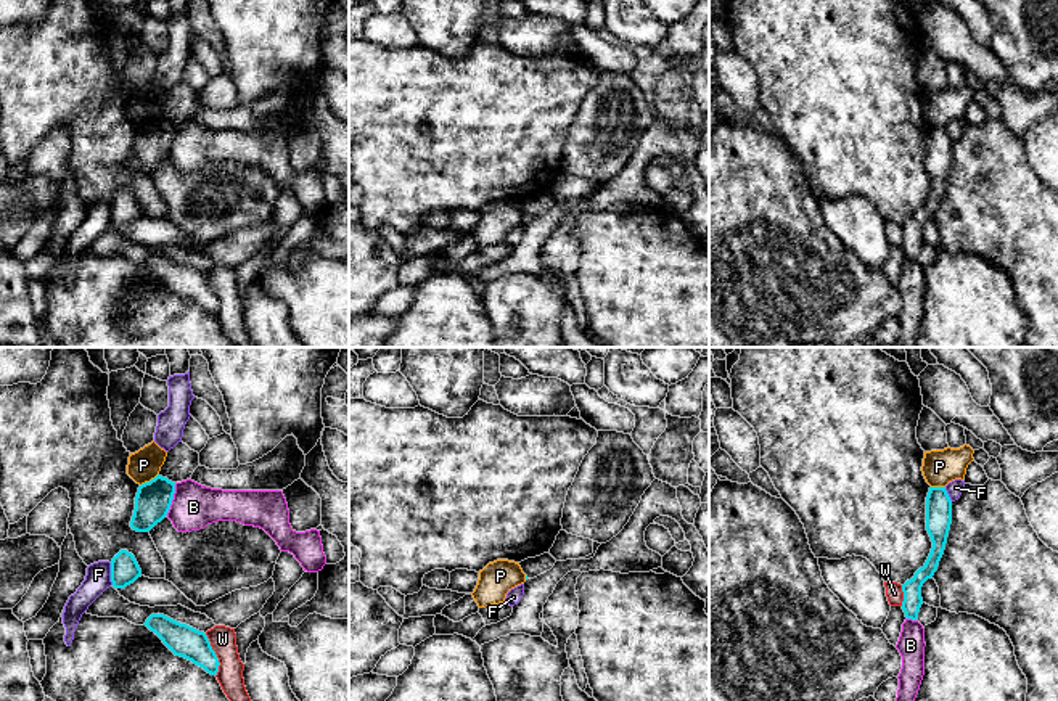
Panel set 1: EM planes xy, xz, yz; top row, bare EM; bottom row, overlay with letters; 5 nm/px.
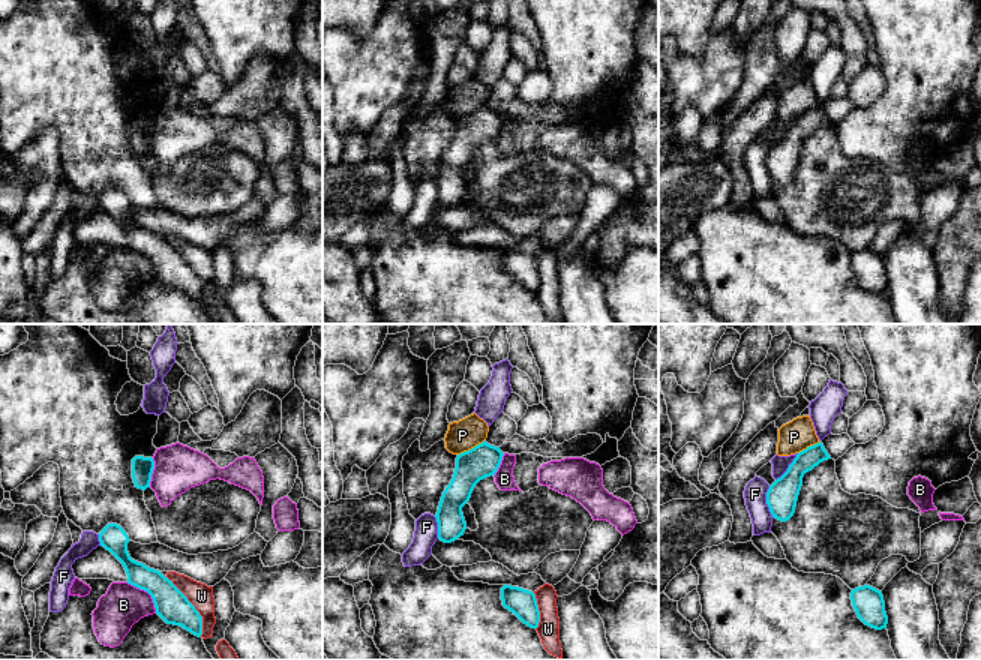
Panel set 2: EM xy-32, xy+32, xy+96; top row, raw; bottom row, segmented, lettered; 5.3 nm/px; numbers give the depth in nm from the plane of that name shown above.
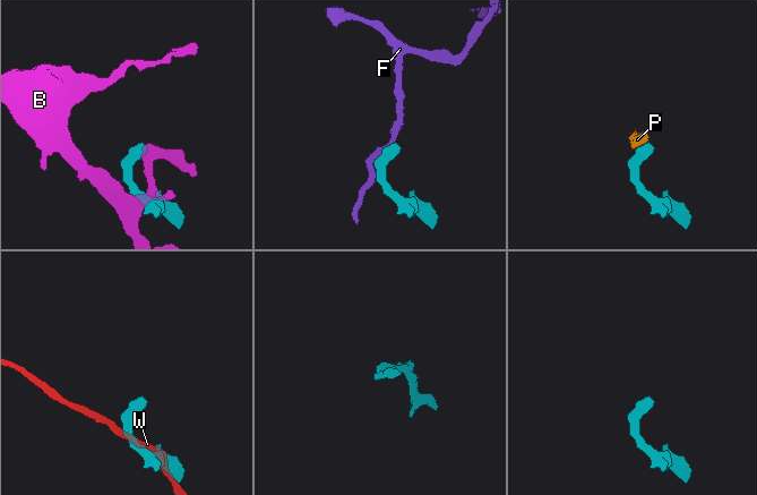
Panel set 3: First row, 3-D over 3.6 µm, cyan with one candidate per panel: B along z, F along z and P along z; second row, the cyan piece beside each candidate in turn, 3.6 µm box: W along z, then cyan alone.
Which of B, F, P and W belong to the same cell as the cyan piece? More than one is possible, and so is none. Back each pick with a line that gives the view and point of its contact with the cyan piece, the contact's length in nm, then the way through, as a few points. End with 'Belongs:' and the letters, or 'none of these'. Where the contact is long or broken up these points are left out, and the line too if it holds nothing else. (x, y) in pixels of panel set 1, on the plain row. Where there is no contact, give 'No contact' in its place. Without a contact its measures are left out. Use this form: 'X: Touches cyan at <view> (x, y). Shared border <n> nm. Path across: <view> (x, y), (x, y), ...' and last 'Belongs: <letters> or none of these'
Belongs: none of these

